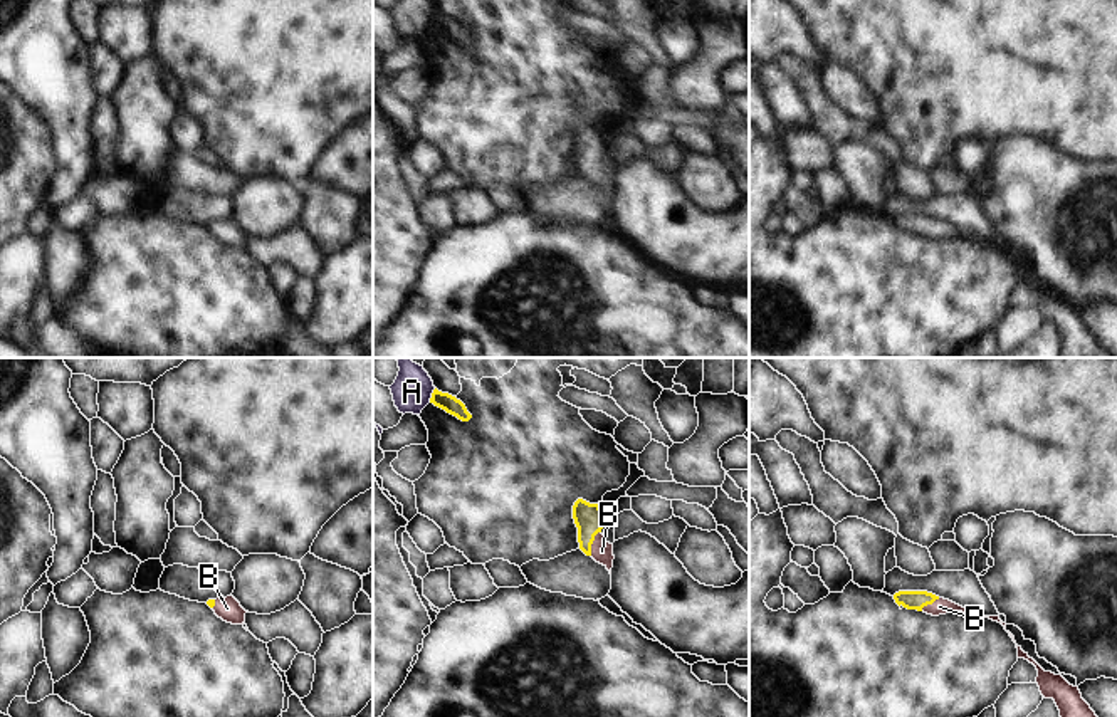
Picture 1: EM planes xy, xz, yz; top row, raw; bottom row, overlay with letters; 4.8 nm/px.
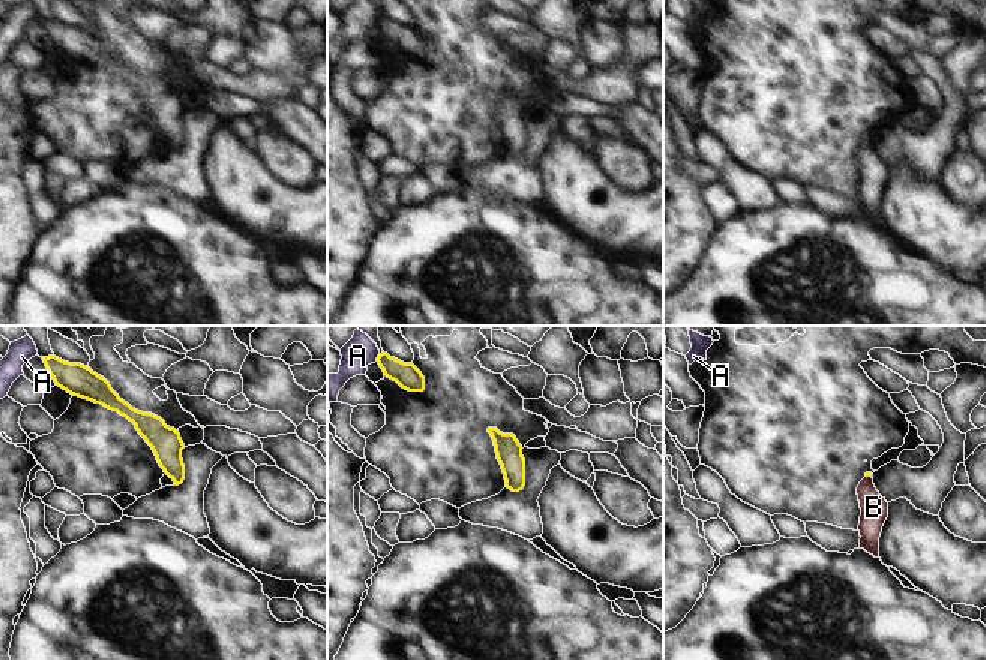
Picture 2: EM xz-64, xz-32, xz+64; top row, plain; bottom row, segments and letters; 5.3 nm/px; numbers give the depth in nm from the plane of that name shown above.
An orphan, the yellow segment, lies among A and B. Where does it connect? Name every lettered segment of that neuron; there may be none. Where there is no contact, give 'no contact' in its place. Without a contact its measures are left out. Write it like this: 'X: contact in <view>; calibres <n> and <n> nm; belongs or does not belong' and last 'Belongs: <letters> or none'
A: contact in xz; calibres 80 and 190 nm; does not belong
B: contact in xz; calibres 140 and 110 nm; belongs
Belongs: B

